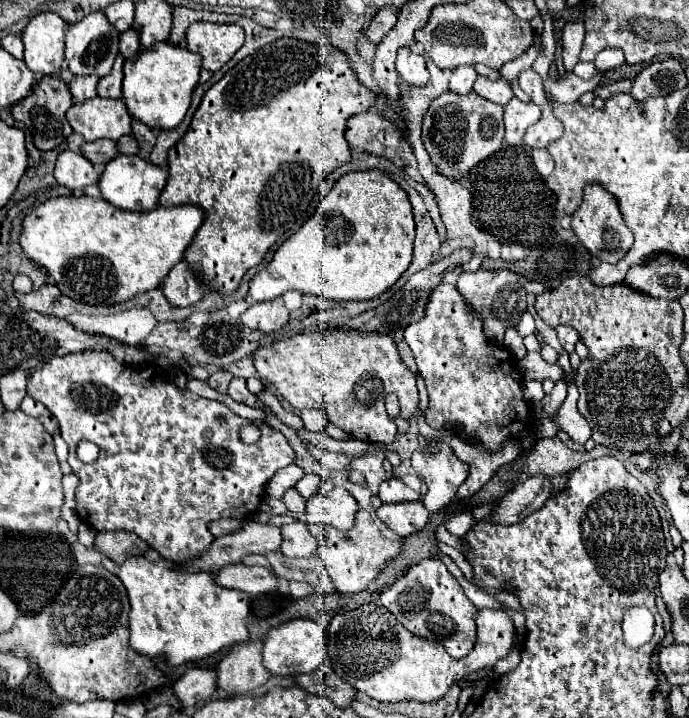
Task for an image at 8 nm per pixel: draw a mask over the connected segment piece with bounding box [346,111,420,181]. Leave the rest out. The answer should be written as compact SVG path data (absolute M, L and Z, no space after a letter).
M366 111L364 115L354 115L346 123L346 139L352 149L366 151L390 159L396 167L404 169L412 179L420 181L416 167L416 157L402 129L390 123L378 113Z

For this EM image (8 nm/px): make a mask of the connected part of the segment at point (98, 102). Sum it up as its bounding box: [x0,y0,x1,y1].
[66,99,130,141]

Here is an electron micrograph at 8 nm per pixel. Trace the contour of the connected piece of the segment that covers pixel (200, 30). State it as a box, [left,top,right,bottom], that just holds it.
[188,21,244,71]

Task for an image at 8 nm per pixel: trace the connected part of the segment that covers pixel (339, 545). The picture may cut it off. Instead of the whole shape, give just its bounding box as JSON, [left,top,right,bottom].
[310,511,402,599]

